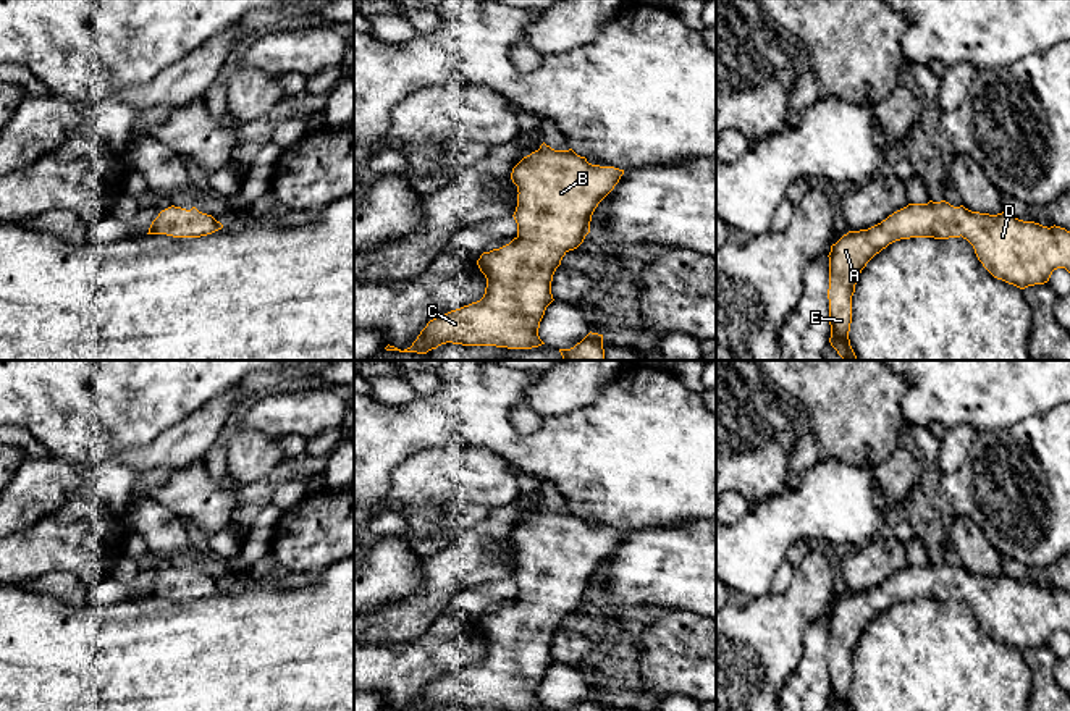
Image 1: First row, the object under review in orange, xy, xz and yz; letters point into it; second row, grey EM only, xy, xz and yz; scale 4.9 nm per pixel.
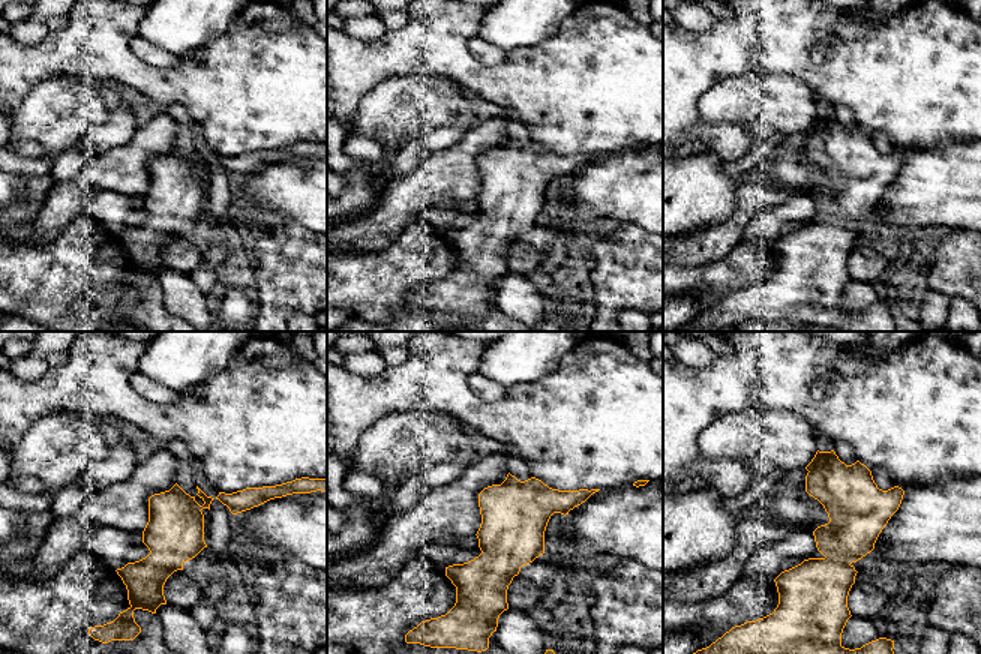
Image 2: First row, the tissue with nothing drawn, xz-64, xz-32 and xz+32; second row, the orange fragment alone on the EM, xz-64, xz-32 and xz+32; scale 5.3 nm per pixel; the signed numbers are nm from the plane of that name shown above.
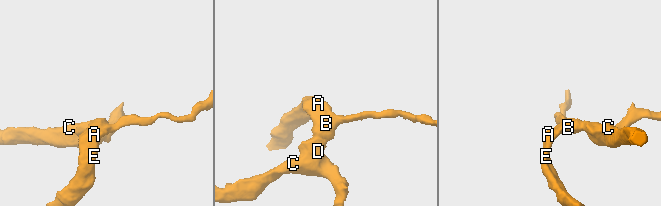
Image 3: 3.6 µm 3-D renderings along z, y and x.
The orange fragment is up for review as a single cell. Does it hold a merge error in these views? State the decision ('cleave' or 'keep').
keep

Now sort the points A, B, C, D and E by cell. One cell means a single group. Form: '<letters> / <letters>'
A B C D E

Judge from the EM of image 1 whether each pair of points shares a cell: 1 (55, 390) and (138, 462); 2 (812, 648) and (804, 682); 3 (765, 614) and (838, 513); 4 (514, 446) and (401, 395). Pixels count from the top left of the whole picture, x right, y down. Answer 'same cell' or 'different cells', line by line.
1: different cells
2: same cell
3: different cells
4: different cells

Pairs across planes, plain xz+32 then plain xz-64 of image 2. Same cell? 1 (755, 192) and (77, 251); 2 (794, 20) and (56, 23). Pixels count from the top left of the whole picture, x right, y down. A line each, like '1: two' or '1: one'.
1: two
2: two

